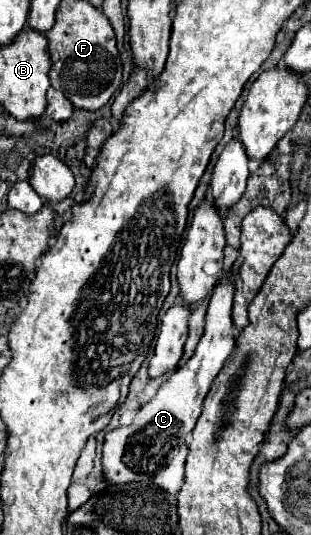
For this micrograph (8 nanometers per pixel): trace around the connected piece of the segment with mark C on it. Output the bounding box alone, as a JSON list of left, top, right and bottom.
[101,273,233,485]

